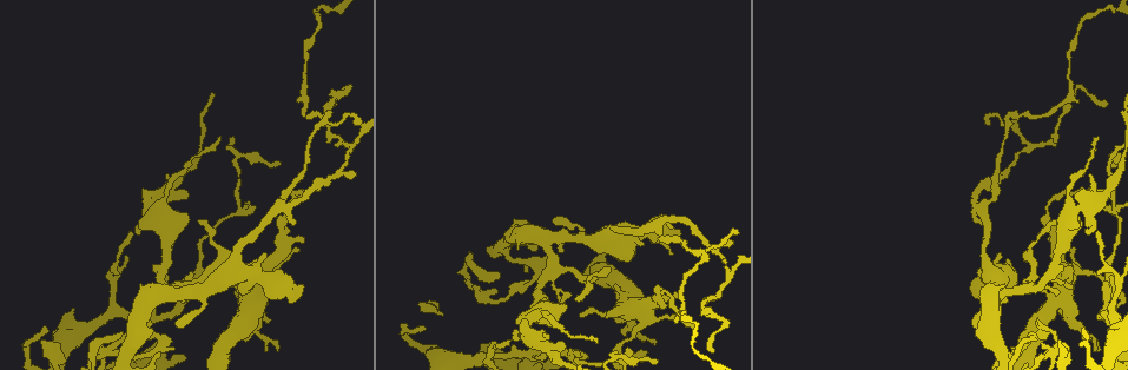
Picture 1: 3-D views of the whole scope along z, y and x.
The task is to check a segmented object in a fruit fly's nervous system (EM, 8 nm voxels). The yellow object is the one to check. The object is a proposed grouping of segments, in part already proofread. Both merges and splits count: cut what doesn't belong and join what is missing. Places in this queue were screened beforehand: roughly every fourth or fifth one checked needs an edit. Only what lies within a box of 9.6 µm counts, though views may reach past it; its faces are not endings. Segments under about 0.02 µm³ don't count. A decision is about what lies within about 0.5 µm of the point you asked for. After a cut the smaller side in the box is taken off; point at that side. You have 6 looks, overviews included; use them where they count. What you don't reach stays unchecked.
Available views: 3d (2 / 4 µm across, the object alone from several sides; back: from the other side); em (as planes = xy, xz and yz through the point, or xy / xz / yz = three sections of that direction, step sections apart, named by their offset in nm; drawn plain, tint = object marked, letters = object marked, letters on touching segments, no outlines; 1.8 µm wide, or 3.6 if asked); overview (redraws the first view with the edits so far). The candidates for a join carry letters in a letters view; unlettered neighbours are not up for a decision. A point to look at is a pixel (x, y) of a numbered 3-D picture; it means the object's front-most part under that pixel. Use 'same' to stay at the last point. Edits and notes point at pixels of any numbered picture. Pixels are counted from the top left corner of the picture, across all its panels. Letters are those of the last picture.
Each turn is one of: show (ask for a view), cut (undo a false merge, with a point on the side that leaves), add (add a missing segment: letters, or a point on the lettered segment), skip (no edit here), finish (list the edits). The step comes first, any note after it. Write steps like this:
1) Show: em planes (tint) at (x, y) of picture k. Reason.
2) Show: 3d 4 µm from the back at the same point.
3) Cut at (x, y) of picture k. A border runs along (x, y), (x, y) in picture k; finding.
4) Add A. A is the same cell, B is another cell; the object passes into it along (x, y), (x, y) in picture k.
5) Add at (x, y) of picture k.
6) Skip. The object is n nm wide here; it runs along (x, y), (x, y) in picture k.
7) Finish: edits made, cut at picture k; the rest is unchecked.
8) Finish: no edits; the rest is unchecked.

Show: em planes (letters) at (1014, 115) of picture 1.

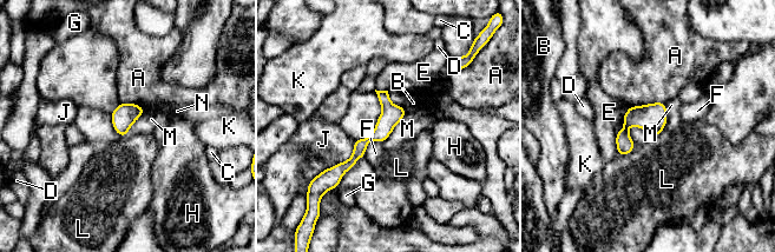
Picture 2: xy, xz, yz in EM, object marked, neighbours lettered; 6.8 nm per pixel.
Skip. The longest contact is with J, 280 nm; A, B, C, D, E, F, G, H, J, K, L, M and N are other cells; it runs along (385, 93), (386, 124), (335, 168) in picture 2; one neuron here.

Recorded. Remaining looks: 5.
Show: em planes (tint) at (1070, 266) of picture 1. Free end.

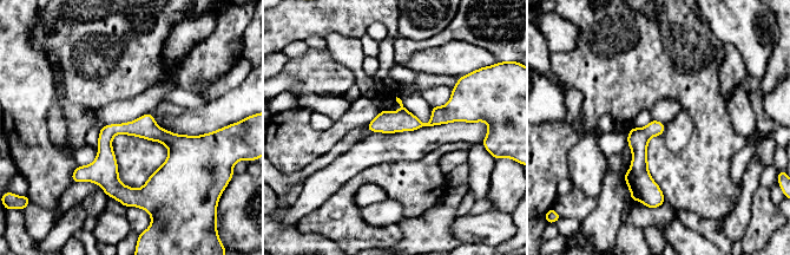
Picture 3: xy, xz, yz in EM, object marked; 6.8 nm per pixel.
Show: em planes (letters) at the same point. See the neighbours.

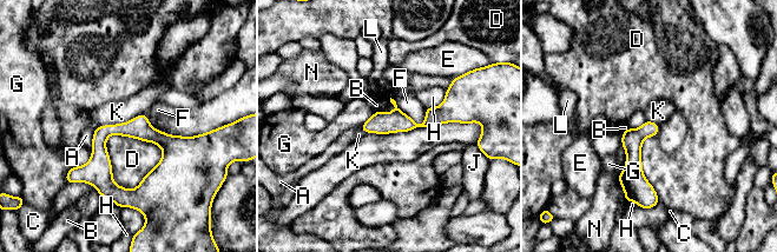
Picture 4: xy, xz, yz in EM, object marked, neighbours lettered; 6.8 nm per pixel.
Skip. A, B, C, D, E, F, G, H, J, K, L and N are other cells; a border runs along (145, 113), (126, 121), (96, 127) in picture 4; none of them fits.

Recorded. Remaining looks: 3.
Show: em 3.6 µm yz step 4 (tint) at (278, 351) of picture 1. Thin end.

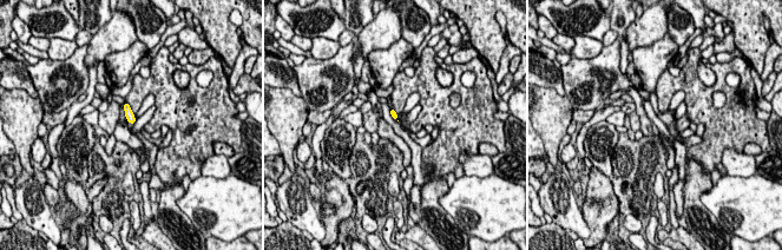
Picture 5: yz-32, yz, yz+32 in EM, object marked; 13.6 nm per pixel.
Show: em 3.6 µm planes (letters) at the same point.

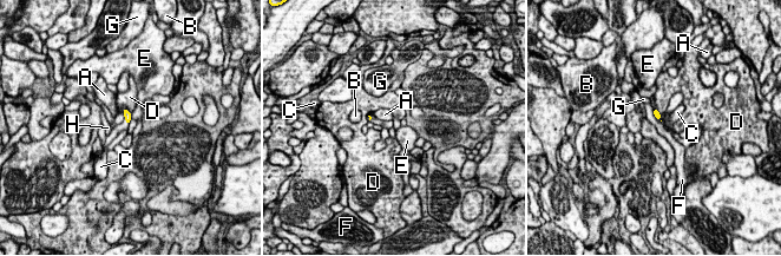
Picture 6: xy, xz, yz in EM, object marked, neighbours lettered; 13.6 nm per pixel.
Skip. The object is 90 nm wide here; A, B, C, D, E, F, G and H are other cells; a border runs along (652, 109), (652, 113), (661, 122) in picture 6; none of them fits.

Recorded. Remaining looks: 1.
Finish: no edits; the rest is unchecked.

